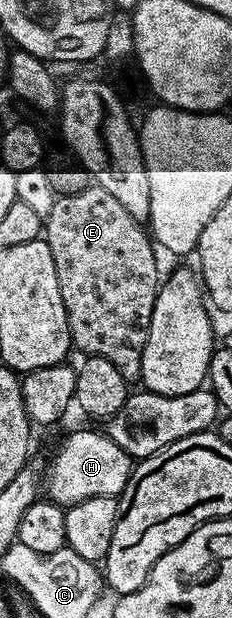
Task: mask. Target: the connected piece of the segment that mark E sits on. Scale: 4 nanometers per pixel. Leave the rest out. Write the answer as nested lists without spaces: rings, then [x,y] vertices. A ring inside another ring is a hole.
[[[92,186],[81,190],[81,194],[55,197],[53,210],[49,210],[49,214],[45,217],[45,239],[49,246],[49,254],[53,254],[53,266],[57,270],[57,286],[61,286],[61,302],[65,302],[65,314],[69,322],[72,345],[78,351],[80,348],[80,353],[109,358],[109,362],[113,362],[113,366],[117,366],[117,370],[121,370],[121,374],[128,382],[138,381],[141,374],[141,354],[149,334],[149,322],[153,318],[153,306],[161,283],[159,260],[155,257],[157,248],[148,229],[140,221],[135,220],[133,214],[129,214],[129,210],[125,210],[125,206],[121,206],[121,202],[117,202],[117,198],[113,198],[113,194],[109,194],[109,190]]]

